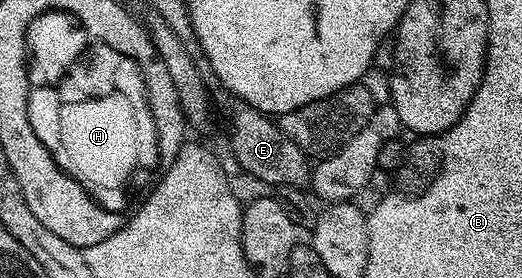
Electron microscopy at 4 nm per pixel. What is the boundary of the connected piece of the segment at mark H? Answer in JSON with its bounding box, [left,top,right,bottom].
[27,57,155,209]

